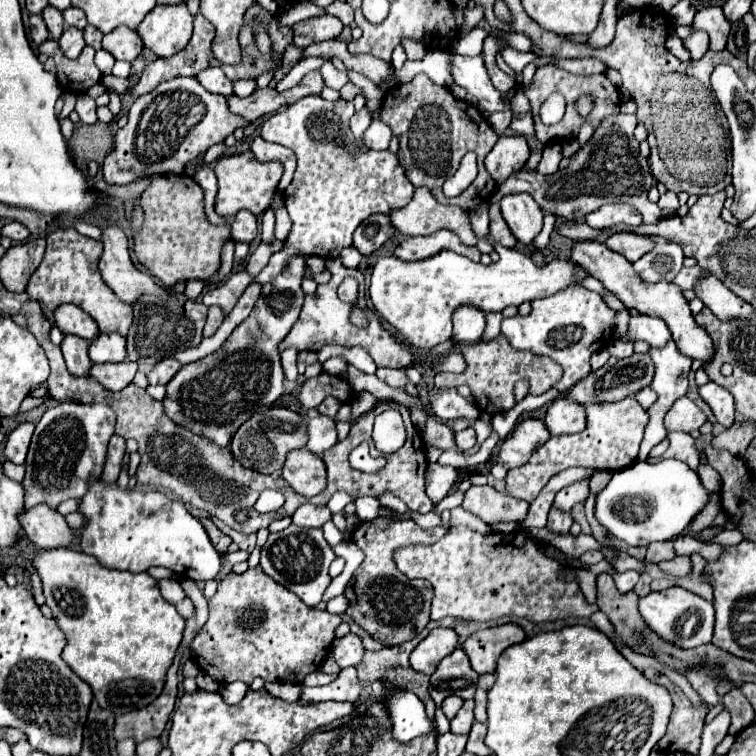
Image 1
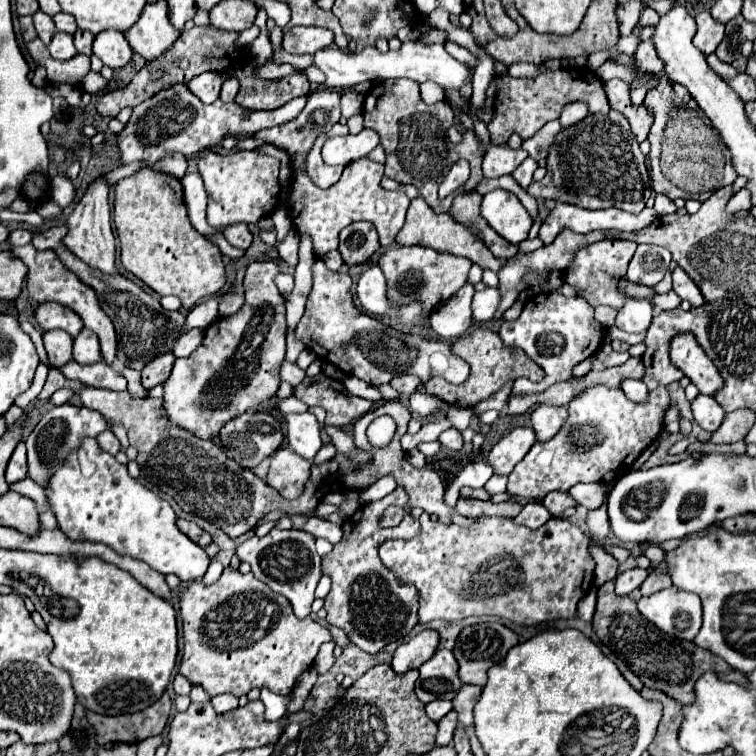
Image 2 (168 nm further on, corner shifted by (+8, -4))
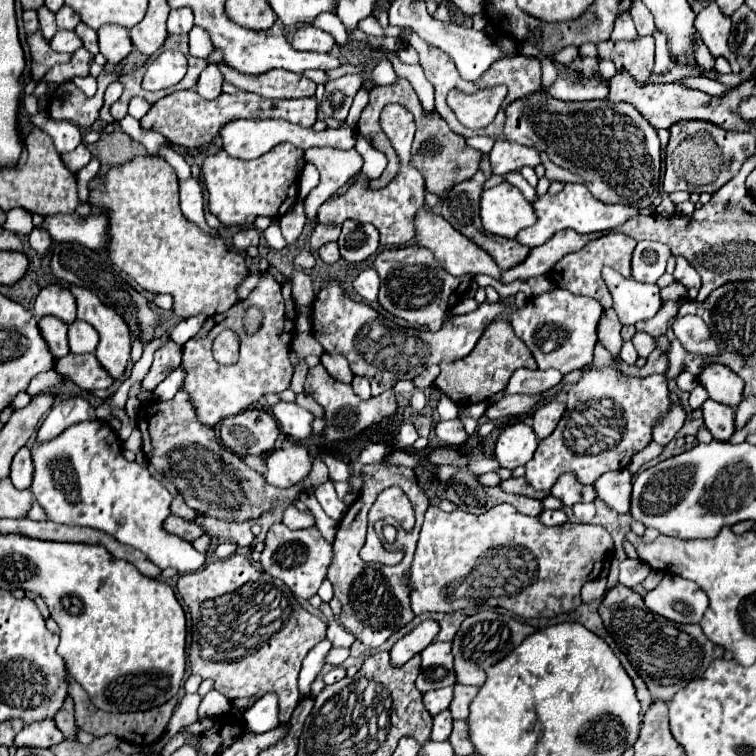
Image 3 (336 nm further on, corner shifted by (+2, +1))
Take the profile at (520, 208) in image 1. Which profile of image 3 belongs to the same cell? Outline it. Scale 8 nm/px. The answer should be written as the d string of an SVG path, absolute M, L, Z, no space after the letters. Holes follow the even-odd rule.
M502 182L482 192L480 218L486 232L516 238L522 228L534 224L534 208L516 186Z

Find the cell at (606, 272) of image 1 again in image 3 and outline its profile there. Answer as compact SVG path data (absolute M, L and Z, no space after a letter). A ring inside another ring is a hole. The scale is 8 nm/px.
M710 364L700 374L700 384L708 390L710 398L736 408L742 402L742 380L738 374L734 374L728 366L722 364Z

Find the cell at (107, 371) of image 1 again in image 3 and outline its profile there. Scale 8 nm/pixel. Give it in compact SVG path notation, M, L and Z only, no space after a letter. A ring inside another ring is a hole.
M66 354L56 360L54 370L60 376L68 376L82 390L102 390L112 386L112 378L98 364L94 354Z

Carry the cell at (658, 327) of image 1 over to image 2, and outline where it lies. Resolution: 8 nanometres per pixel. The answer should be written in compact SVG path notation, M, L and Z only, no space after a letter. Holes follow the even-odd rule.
M628 299L626 305L618 311L616 327L626 333L646 333L652 321L654 309L650 301L644 299Z

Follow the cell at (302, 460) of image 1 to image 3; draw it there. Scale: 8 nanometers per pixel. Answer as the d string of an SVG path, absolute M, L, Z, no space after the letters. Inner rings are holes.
M300 444L274 450L266 458L266 482L278 488L288 488L302 482L308 476L310 468L310 456Z

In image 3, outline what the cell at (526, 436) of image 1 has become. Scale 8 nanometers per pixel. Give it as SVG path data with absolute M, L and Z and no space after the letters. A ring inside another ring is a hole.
M516 422L504 428L502 434L498 436L496 460L502 464L502 468L514 470L532 460L536 446L538 438L534 436L534 430L524 422Z

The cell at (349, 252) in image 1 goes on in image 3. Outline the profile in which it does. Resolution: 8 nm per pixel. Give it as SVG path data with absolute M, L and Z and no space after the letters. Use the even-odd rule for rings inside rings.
M330 242L330 244L322 246L322 248L318 250L318 254L320 254L320 258L322 258L326 264L334 264L334 262L340 260L340 252L338 252L338 244L336 244L336 242Z

